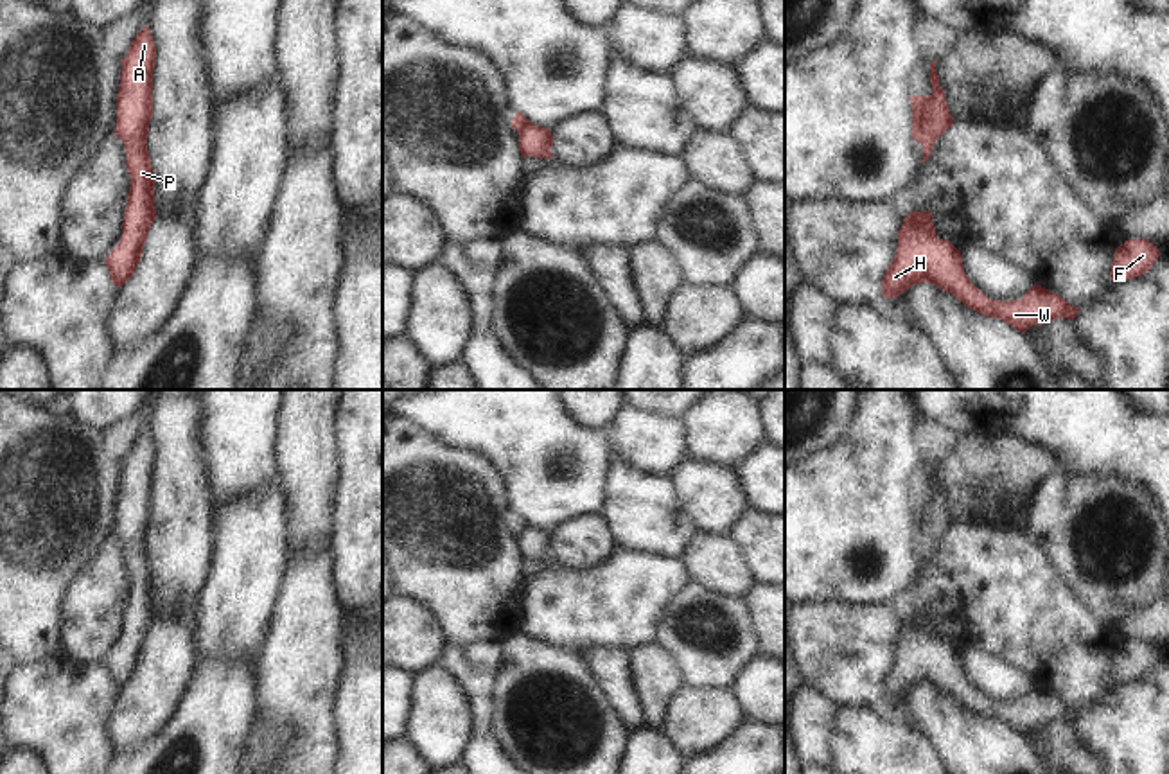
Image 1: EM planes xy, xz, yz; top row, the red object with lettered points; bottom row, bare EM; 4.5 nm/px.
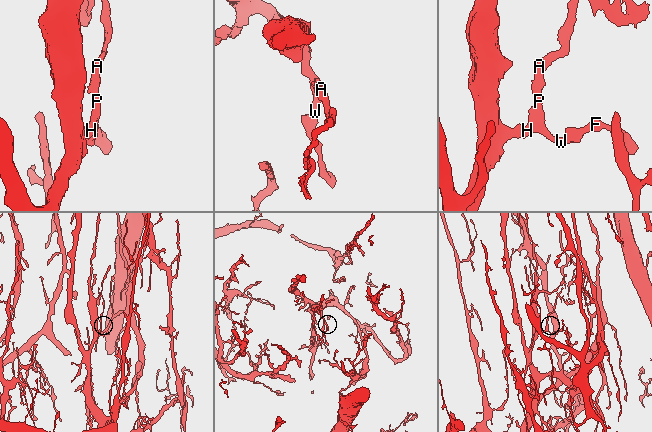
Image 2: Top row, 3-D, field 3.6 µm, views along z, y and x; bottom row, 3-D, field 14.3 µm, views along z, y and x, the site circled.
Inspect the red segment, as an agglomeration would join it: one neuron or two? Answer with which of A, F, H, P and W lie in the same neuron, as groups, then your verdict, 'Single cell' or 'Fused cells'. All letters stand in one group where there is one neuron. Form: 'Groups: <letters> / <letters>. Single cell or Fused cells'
Groups: A F H P W. Single cell

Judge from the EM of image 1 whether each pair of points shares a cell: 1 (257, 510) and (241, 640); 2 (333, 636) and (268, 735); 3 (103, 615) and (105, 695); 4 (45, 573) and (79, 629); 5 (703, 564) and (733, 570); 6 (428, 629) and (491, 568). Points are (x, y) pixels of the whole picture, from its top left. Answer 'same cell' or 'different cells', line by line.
1: same cell
2: different cells
3: different cells
4: different cells
5: same cell
6: different cells

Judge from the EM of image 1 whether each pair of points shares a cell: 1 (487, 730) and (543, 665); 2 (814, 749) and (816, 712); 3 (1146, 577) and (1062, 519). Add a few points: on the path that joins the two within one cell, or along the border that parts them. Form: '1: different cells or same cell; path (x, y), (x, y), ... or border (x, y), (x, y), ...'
1: different cells; border (498, 681), (494, 731), (512, 755)
2: same cell; path (814, 740), (814, 721)
3: same cell; path (1116, 588), (1081, 575), (1072, 550)

